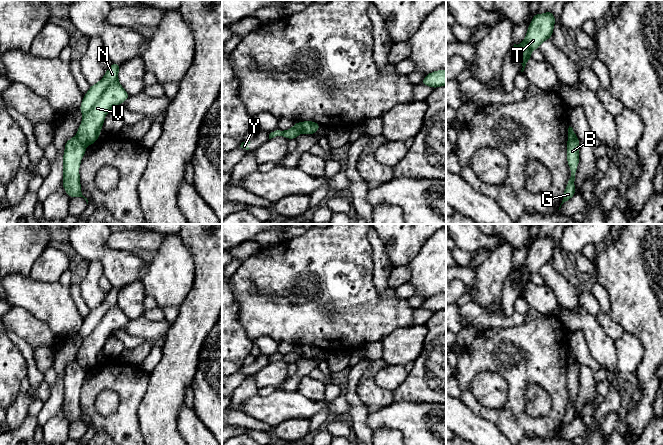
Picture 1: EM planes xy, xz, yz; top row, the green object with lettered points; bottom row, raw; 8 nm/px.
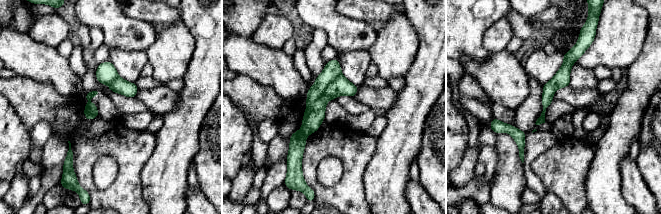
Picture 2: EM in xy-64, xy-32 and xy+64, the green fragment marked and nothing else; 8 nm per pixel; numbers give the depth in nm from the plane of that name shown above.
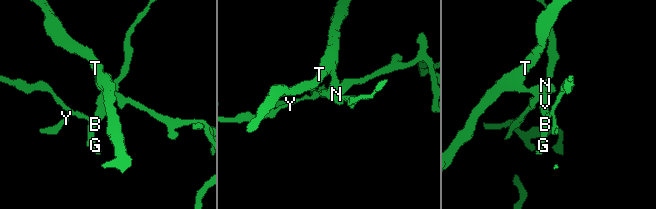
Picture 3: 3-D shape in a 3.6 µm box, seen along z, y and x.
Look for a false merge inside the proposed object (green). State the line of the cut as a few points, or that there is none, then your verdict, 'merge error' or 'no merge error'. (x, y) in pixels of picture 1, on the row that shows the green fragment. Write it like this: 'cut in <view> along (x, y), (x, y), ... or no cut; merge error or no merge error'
cut in xy along (76, 136), (85, 145); merge error

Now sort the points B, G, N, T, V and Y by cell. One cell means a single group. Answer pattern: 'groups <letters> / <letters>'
groups B G Y / N T V

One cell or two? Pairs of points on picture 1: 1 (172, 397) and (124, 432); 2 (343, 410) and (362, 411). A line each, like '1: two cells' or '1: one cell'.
1: two cells
2: two cells

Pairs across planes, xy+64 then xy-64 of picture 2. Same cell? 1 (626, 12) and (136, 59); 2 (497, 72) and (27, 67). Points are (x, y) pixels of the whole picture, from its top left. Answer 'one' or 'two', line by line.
1: two
2: one

